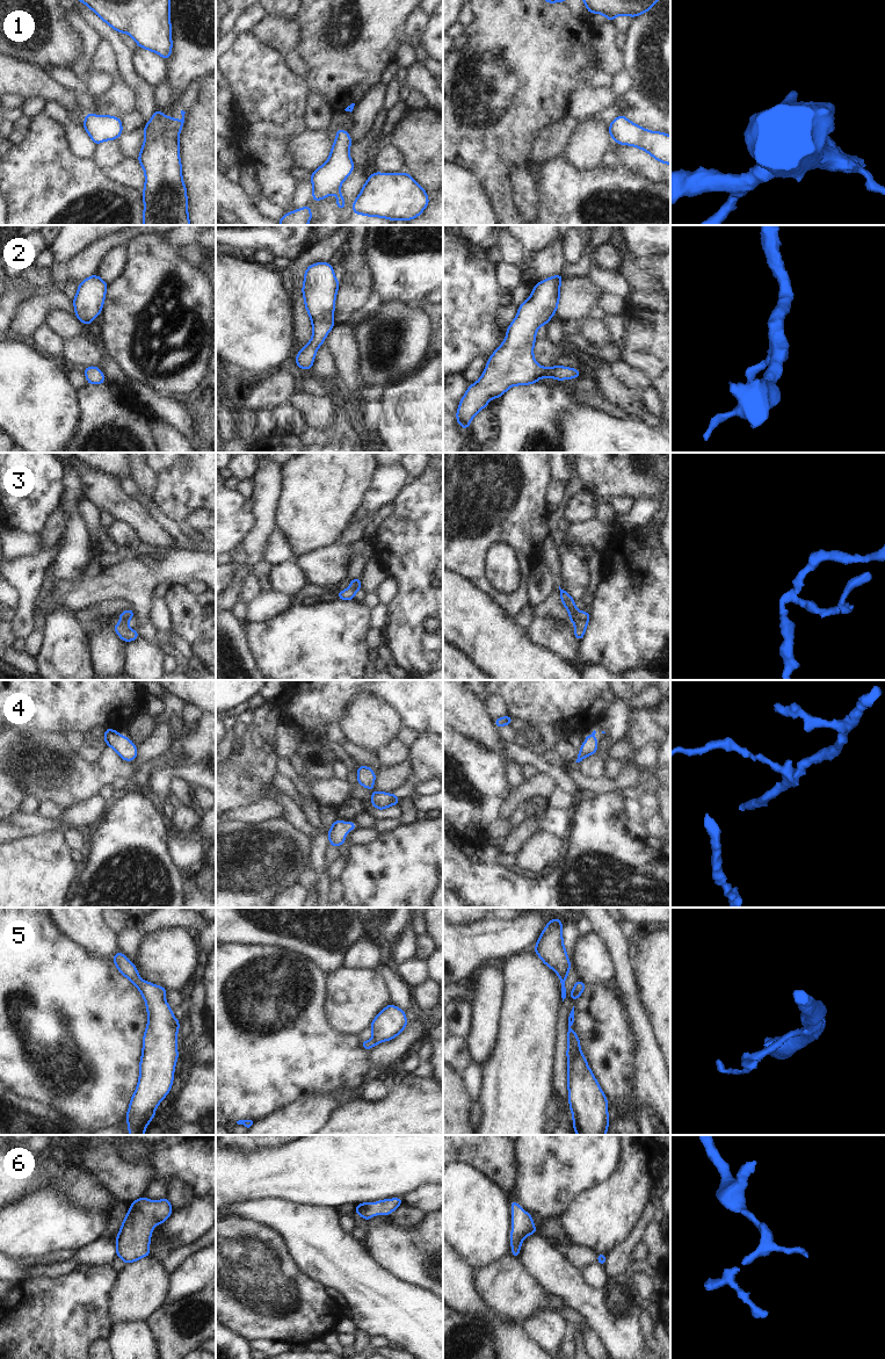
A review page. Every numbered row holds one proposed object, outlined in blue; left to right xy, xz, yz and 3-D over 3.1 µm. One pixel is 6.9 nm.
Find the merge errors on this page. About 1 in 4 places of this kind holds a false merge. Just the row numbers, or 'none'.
none

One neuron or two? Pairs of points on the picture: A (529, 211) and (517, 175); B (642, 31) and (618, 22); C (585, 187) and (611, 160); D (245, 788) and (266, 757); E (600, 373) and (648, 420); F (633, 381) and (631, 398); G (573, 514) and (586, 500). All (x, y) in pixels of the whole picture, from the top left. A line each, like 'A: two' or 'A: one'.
A: one
B: two
C: two
D: one
E: one
F: two
G: one

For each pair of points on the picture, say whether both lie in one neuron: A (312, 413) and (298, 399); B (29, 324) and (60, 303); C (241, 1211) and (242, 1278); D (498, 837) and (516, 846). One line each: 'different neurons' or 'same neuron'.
A: same neuron
B: same neuron
C: different neurons
D: different neurons

